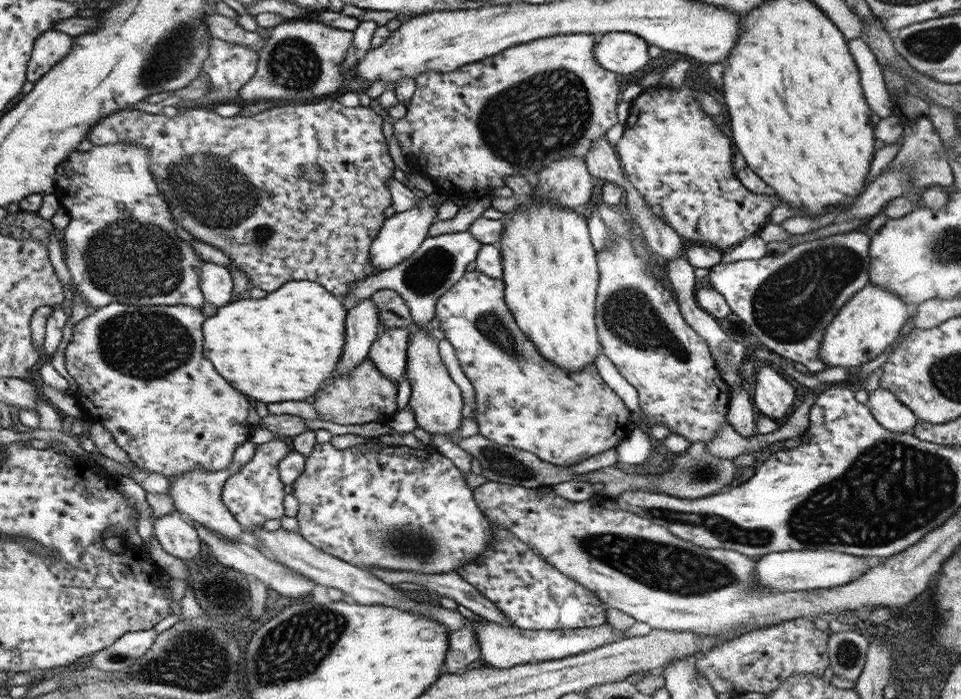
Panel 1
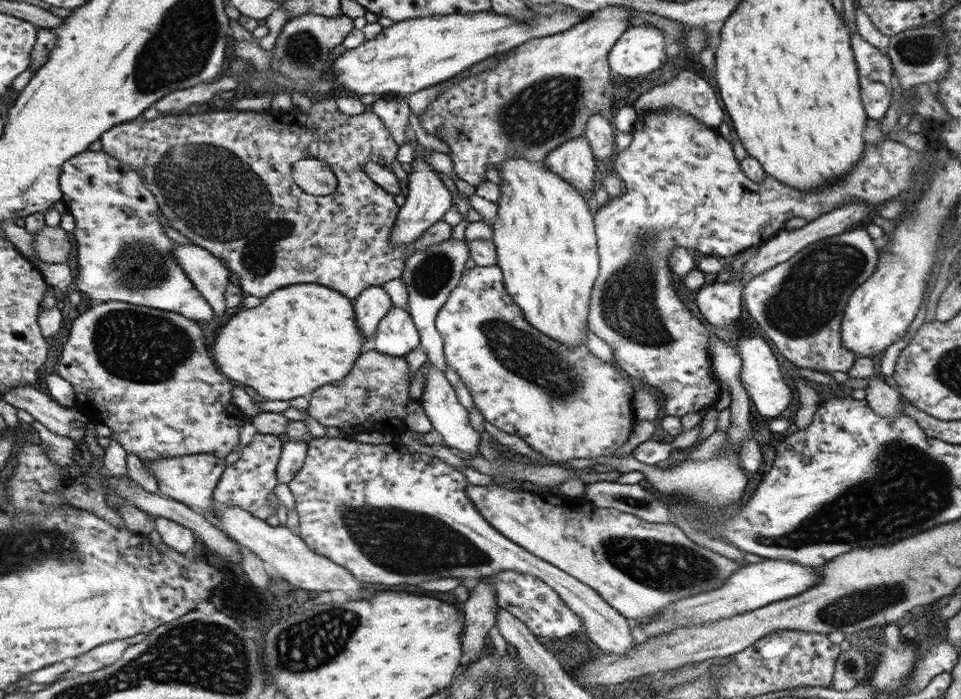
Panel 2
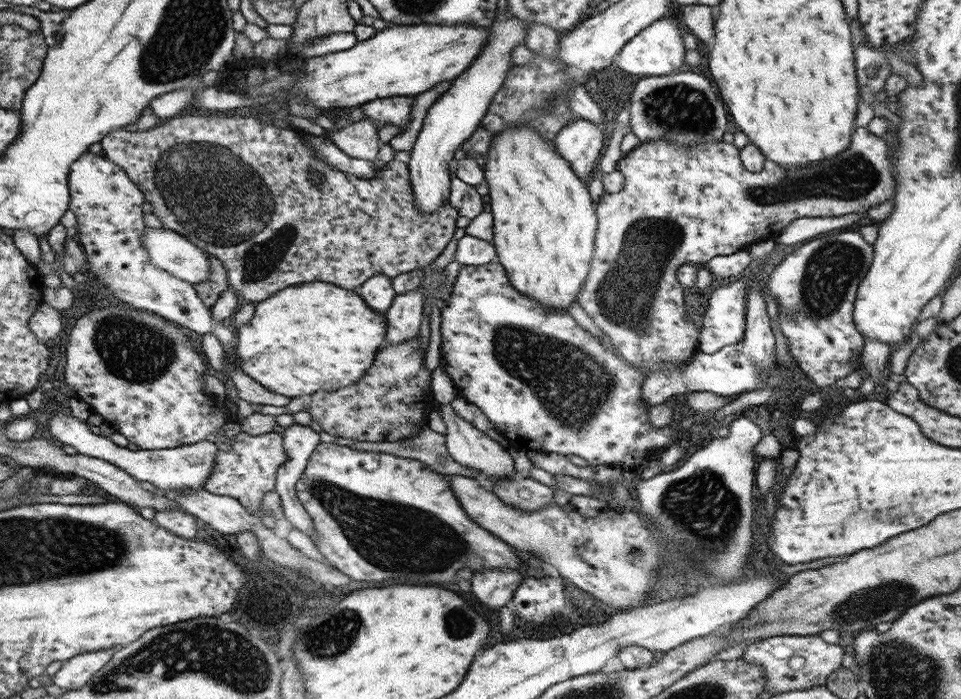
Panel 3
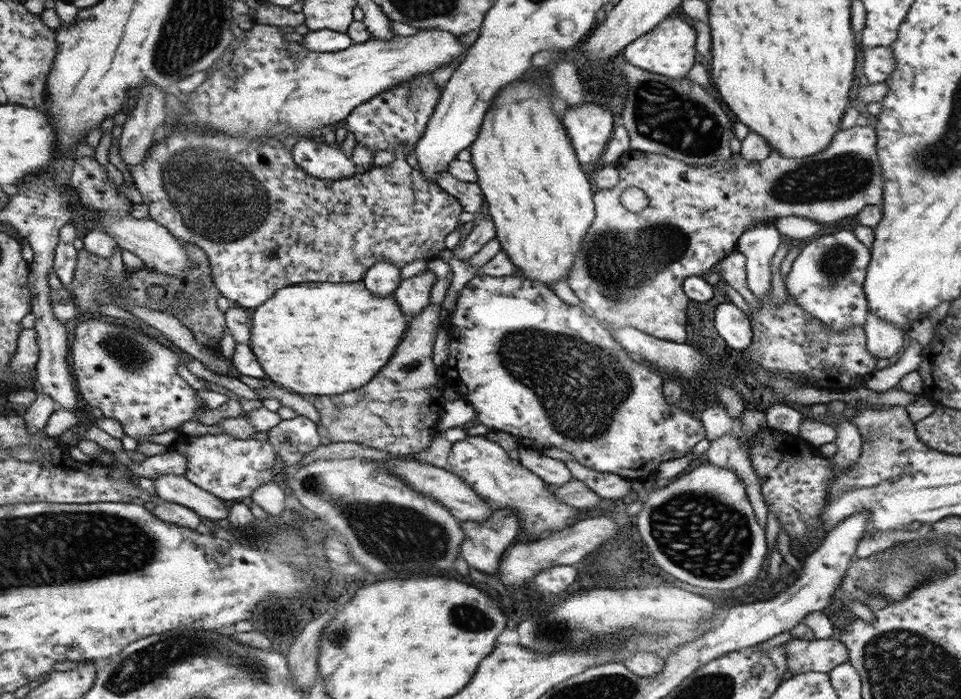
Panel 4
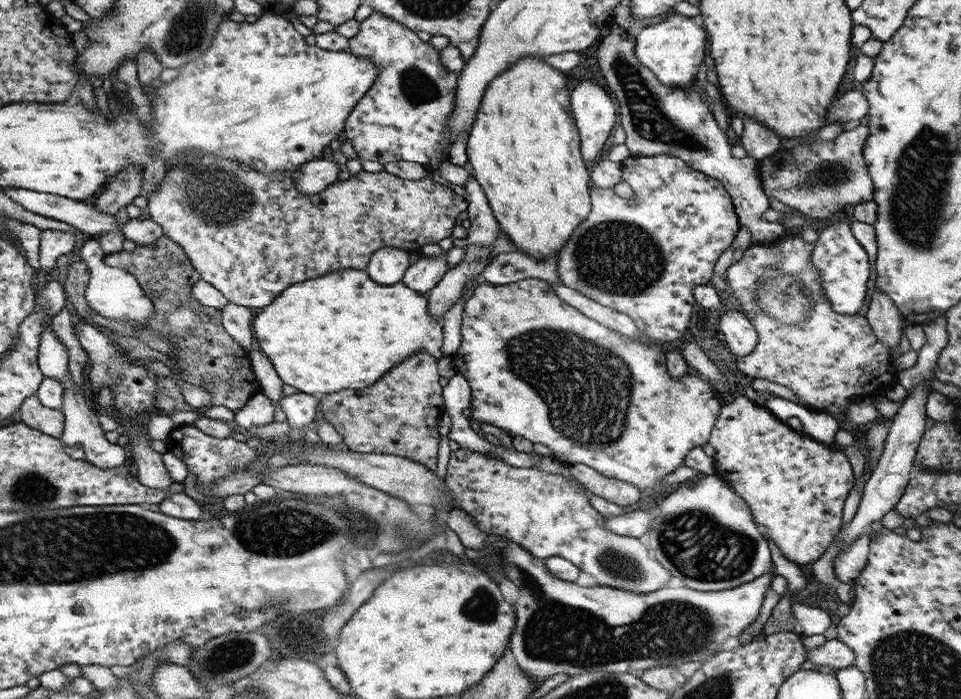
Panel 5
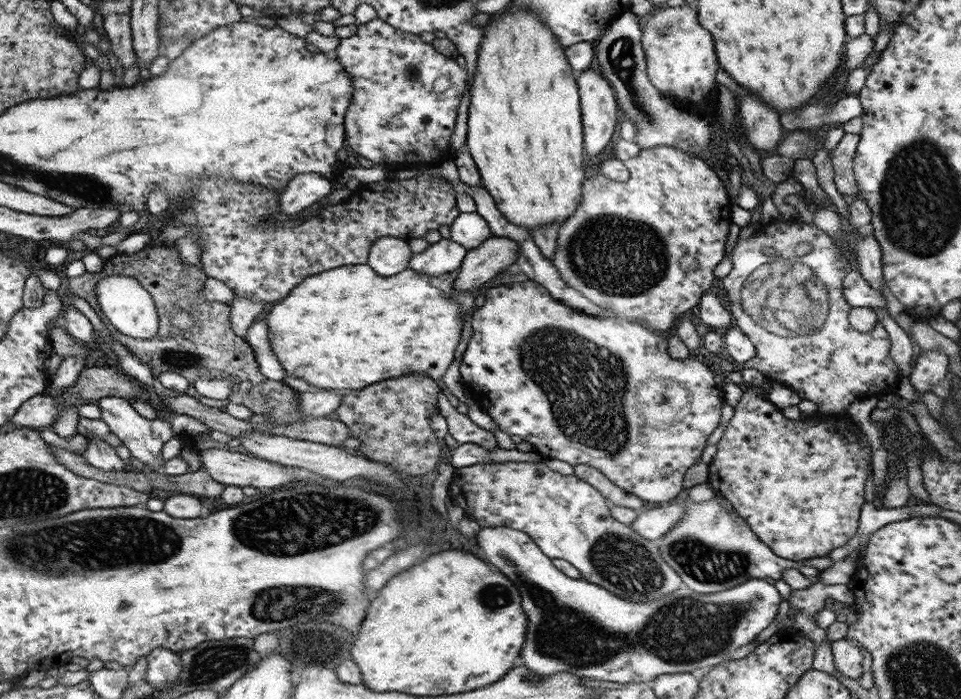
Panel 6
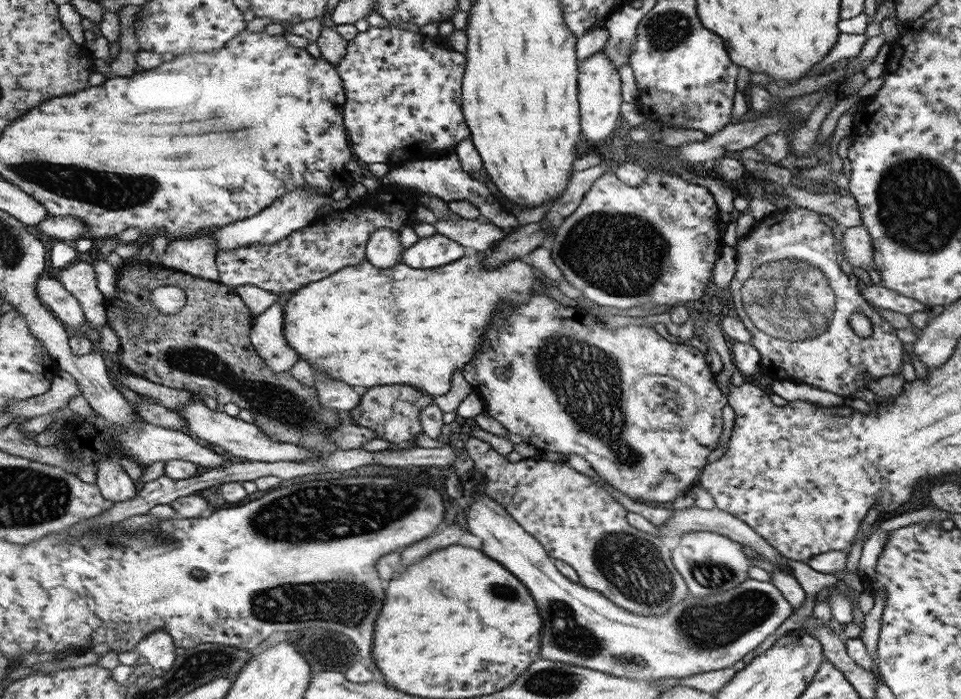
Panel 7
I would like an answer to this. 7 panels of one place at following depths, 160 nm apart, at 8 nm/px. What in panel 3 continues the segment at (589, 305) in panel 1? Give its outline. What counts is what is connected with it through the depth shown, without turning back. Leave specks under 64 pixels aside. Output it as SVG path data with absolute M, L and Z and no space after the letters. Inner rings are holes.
M510 127L494 136L483 172L493 215L493 245L514 287L553 311L567 308L589 279L596 214L586 184L536 128Z

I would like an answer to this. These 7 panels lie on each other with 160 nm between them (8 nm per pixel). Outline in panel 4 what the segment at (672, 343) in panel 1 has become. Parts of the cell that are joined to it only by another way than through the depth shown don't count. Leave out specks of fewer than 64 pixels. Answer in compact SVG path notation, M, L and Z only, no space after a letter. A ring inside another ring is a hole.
M871 123L866 126L854 125L853 128L840 129L834 136L830 148L826 148L824 152L814 154L814 156L806 156L806 158L782 158L776 150L773 150L768 158L760 160L760 162L748 162L740 154L732 154L732 161L718 161L718 163L712 163L712 165L688 165L688 163L675 160L672 157L630 149L614 164L619 173L618 184L611 189L598 189L596 195L597 219L593 220L593 224L581 244L581 250L578 251L576 259L574 259L572 272L570 272L567 280L568 285L581 300L586 312L596 317L604 328L633 326L660 340L685 343L686 308L689 298L684 292L682 283L690 276L705 276L710 272L712 266L714 267L722 258L732 254L737 246L738 239L746 232L746 229L760 221L774 223L774 220L784 218L784 216L798 216L799 218L808 218L820 223L837 222L840 219L858 215L866 206L881 205L884 198L884 179L882 179L882 167L880 167L880 161L878 161L876 144L878 144L876 127L874 123ZM628 187L640 188L646 193L648 205L646 205L646 209L642 210L642 216L640 216L640 212L634 214L634 212L628 212L628 209L624 210L622 204L620 204L620 194Z

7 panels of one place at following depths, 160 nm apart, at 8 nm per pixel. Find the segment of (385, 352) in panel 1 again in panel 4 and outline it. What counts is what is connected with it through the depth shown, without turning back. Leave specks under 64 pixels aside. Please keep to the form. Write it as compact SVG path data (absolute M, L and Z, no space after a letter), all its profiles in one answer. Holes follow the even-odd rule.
M430 269L418 276L401 280L401 285L396 289L394 295L403 313L409 318L409 322L430 304L428 299L430 290L436 282L436 275Z

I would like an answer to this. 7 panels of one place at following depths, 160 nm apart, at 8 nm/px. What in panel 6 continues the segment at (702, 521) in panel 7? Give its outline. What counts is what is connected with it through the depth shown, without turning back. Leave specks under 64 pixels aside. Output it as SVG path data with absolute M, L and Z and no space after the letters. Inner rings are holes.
M684 502L664 504L657 508L647 509L639 514L639 517L631 524L631 527L643 537L651 541L666 536L671 528L683 519L687 506Z

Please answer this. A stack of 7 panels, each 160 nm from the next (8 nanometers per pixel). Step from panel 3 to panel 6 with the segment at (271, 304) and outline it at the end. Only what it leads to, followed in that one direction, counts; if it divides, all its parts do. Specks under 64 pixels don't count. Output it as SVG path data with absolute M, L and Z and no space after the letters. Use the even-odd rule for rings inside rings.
M368 262L346 265L310 276L272 307L266 317L268 338L286 376L302 378L312 389L318 386L330 388L330 391L334 388L338 392L344 392L344 388L360 390L404 374L424 374L440 382L455 358L454 348L460 342L460 316L472 316L477 310L475 289L454 290L458 271L444 276L426 276L408 268L396 276L384 278L370 267Z

